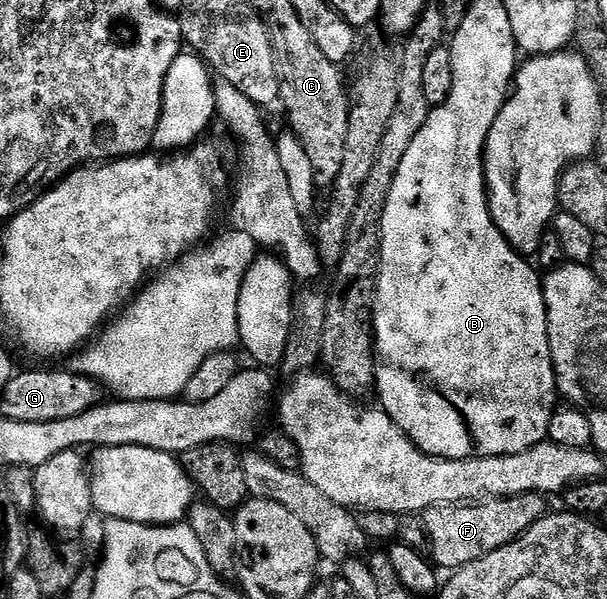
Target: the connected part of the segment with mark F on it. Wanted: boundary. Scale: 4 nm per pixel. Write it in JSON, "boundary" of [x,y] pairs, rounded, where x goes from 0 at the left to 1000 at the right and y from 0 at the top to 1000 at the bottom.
{"boundary":[[[885,823],[880,826],[848,826],[839,833],[806,833],[794,840],[776,843],[740,843],[735,846],[708,846],[697,855],[695,871],[699,888],[705,891],[708,927],[720,948],[756,950],[801,930],[801,923],[814,923],[827,910],[847,903],[873,876],[880,876],[900,856],[898,828]]]}

